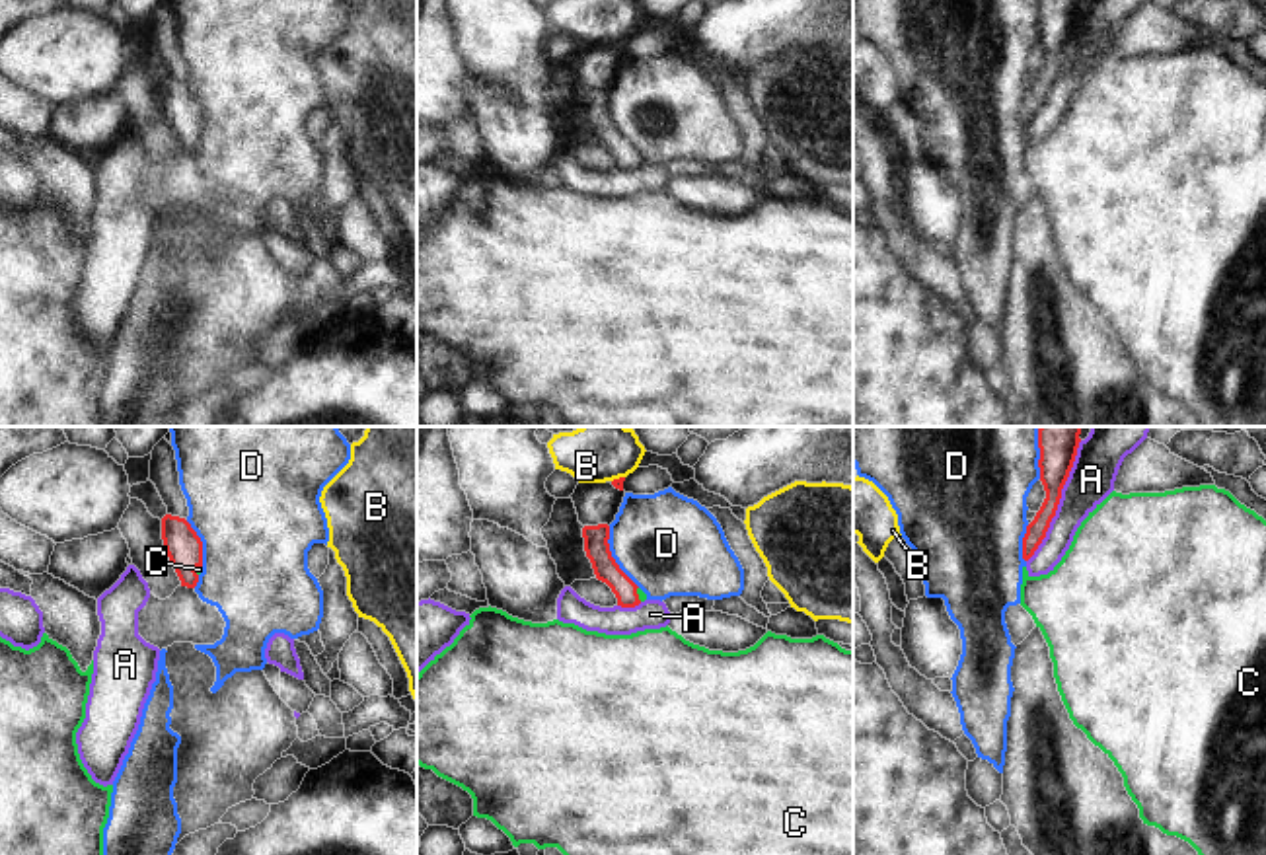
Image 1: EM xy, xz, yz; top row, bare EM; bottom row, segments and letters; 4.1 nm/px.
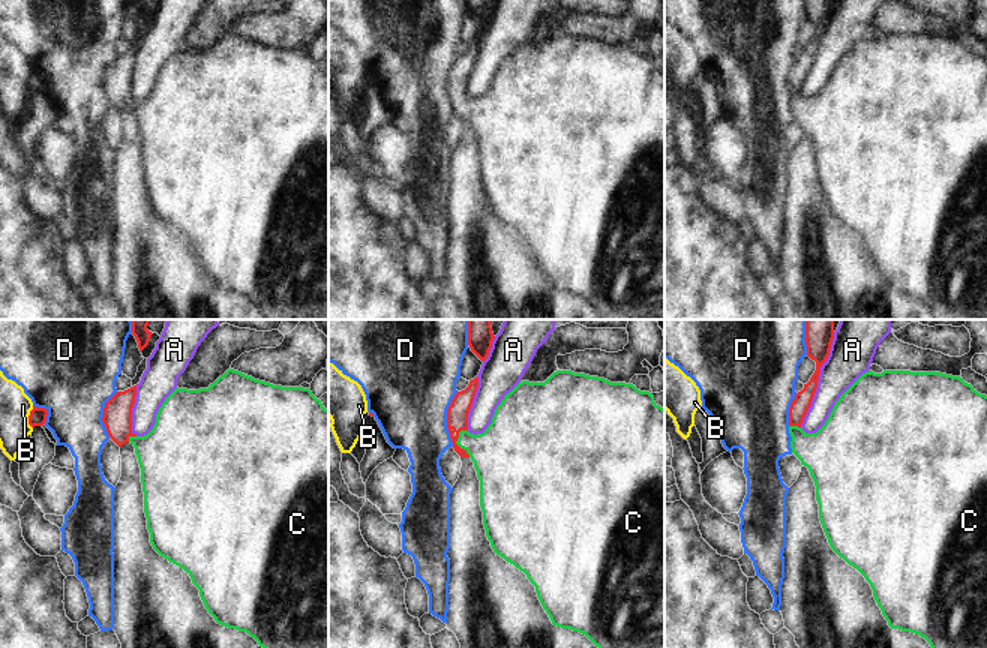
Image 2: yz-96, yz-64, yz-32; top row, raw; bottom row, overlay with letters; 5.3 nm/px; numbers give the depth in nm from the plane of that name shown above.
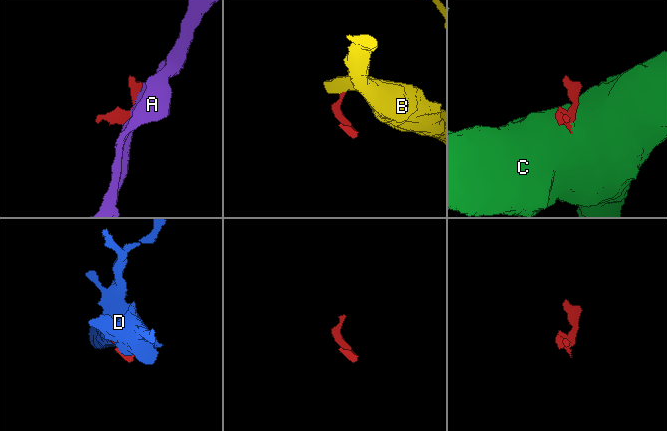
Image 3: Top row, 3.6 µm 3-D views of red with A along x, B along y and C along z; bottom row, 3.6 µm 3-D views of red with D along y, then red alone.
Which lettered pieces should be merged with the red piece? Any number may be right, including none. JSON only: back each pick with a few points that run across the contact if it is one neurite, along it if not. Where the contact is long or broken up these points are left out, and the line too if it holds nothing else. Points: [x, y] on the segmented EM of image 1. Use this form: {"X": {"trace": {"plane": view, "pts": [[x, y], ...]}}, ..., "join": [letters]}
{"C": {"trace": {"plane": "xz", "pts": [[606, 569], [637, 594], [641, 594]]}}, "join": ["C"]}

